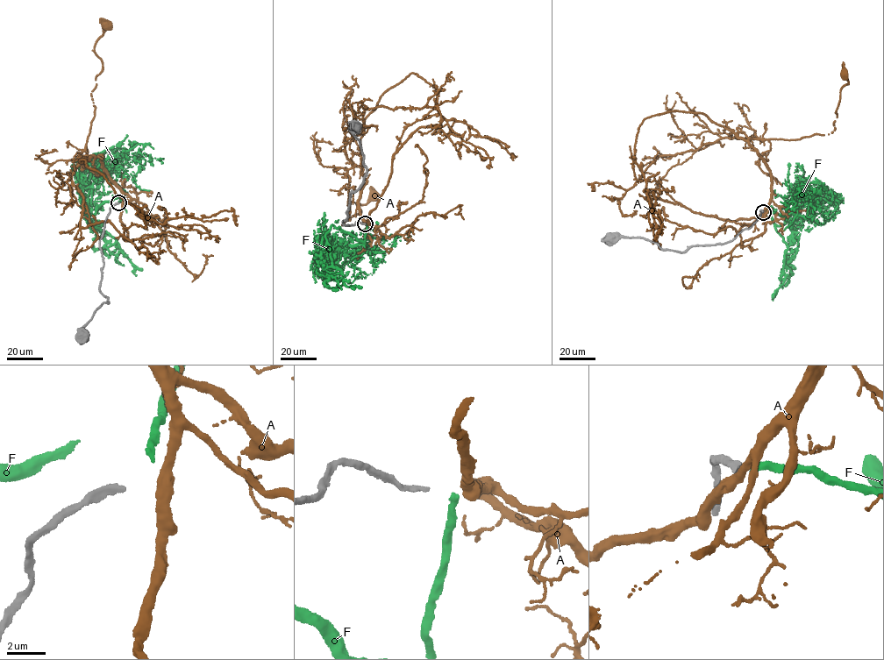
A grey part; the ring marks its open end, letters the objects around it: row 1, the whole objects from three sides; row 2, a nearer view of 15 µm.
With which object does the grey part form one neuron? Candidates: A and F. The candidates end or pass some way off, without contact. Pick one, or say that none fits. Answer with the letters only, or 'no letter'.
F

